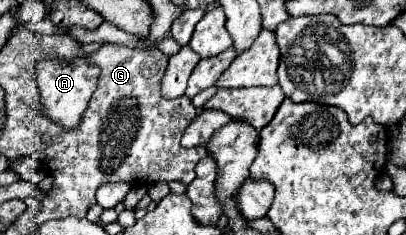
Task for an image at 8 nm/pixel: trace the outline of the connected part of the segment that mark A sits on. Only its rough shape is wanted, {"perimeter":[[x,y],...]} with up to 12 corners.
{"perimeter":[[88,61],[34,65],[46,115],[72,129],[98,81]]}

